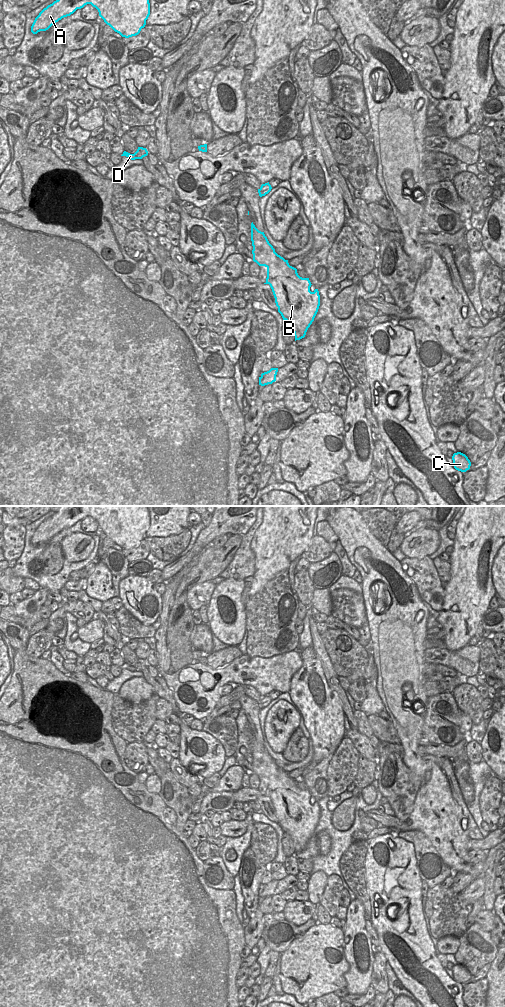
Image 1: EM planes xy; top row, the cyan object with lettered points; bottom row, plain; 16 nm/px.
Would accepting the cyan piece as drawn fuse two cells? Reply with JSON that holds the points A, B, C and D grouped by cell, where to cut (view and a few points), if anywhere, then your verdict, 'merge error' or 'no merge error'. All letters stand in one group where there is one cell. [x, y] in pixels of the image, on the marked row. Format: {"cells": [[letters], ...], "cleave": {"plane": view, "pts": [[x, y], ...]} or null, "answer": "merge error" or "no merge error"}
{"cells": [["A", "B", "C"], ["D"]], "cleave": {"plane": "xy", "pts": [[137, 151], [136, 158]]}, "answer": "merge error"}

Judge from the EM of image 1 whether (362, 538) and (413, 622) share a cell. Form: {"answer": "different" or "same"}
{"answer": "same"}

